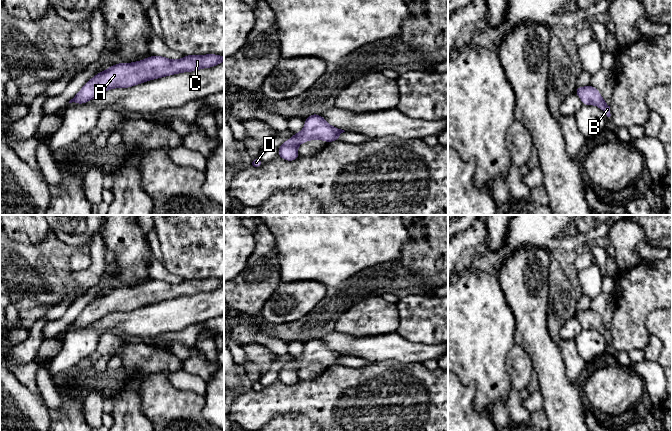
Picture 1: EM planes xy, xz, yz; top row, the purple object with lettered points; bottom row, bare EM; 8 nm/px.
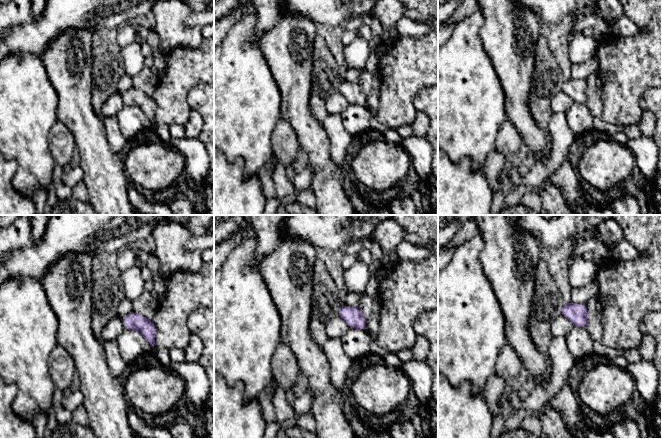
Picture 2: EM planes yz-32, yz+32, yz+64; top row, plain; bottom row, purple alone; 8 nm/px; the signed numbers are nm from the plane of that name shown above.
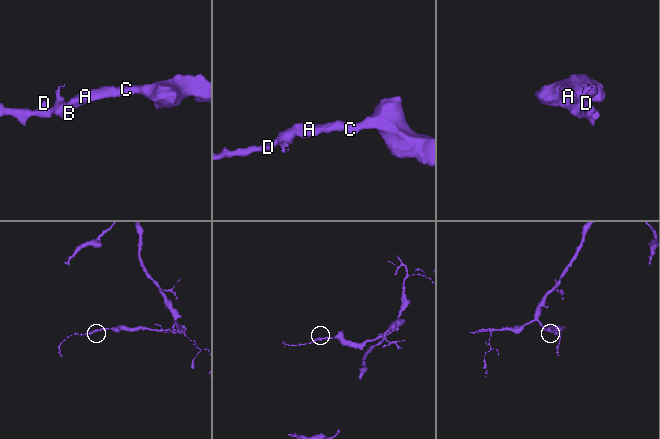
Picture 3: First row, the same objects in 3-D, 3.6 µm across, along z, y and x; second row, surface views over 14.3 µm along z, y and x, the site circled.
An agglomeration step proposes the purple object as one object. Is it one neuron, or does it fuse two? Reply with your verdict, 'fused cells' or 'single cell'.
single cell

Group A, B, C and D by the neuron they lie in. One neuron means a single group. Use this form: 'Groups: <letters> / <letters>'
Groups: A B C D

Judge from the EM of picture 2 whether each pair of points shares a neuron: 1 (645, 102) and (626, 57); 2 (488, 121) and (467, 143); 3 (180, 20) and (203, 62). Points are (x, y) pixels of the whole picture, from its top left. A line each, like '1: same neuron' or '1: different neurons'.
1: different neurons
2: same neuron
3: different neurons

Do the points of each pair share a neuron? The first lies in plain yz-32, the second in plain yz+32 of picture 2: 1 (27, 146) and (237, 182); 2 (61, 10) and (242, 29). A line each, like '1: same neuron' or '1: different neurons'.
1: different neurons
2: different neurons

